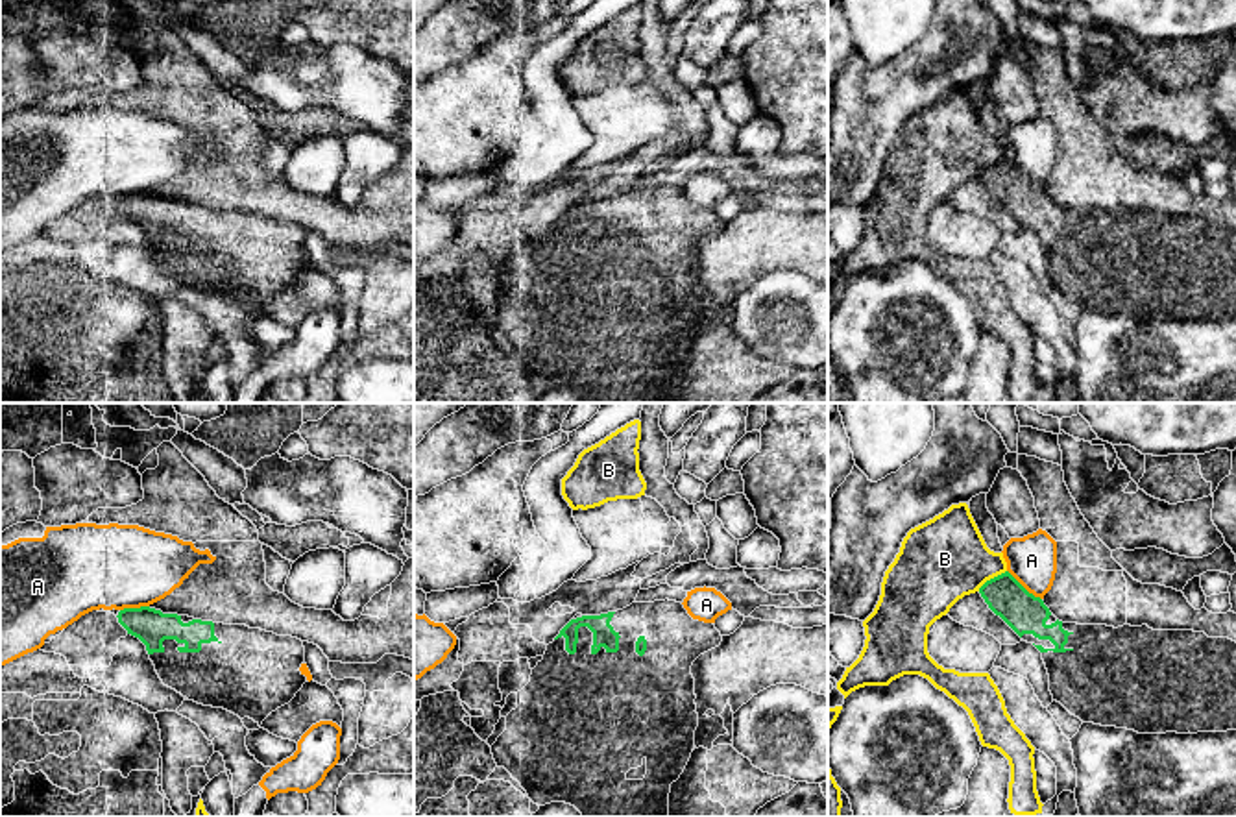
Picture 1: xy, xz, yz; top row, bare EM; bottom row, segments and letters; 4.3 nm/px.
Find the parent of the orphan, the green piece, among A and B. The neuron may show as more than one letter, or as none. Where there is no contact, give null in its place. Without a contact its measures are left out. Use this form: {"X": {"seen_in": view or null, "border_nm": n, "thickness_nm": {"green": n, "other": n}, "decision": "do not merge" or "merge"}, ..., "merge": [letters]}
{"A": {"seen_in": "yz", "border_nm": 200, "thickness_nm": {"green": 180, "other": 220}, "decision": "do not merge"}, "B": {"seen_in": "yz", "border_nm": 160, "thickness_nm": {"green": 180, "other": 360}, "decision": "do not merge"}, "merge": []}

